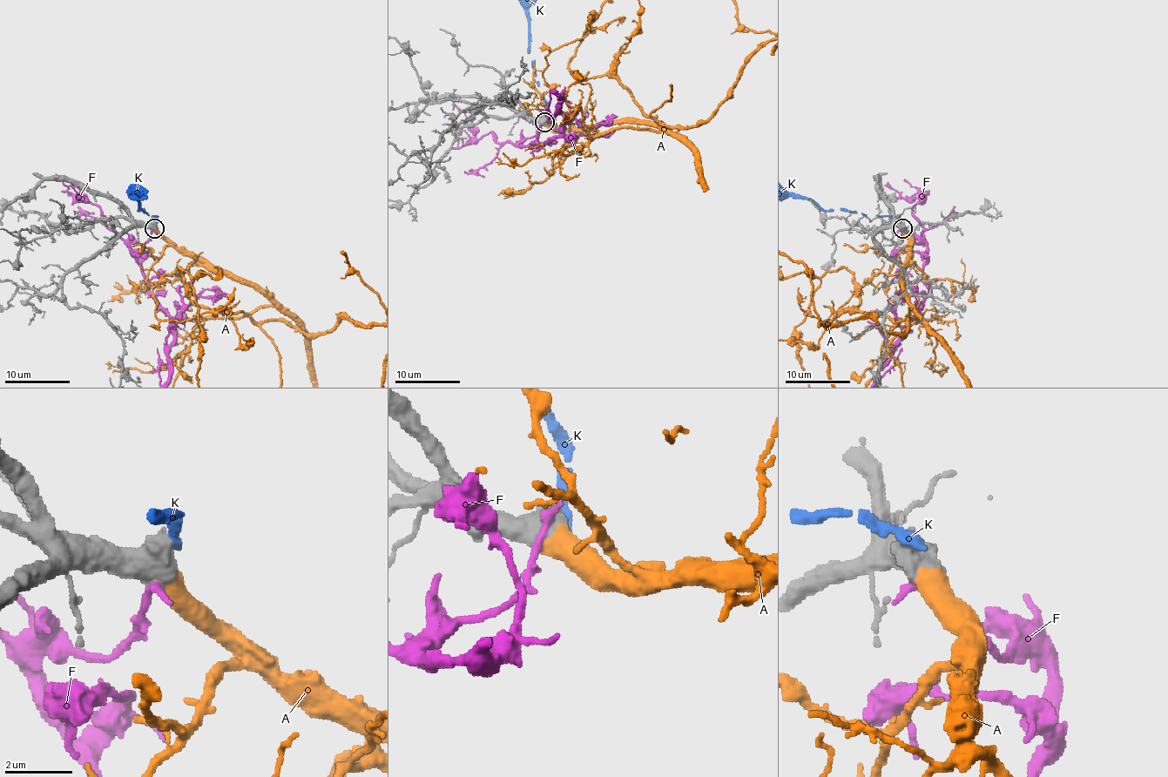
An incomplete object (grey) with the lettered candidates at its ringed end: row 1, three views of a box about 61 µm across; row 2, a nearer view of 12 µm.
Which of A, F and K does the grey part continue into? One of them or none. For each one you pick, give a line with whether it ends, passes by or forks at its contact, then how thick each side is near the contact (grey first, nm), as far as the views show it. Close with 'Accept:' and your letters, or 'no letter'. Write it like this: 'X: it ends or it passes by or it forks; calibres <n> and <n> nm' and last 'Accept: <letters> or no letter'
A: it ends; calibres 800 and 700 nm
Accept: A

